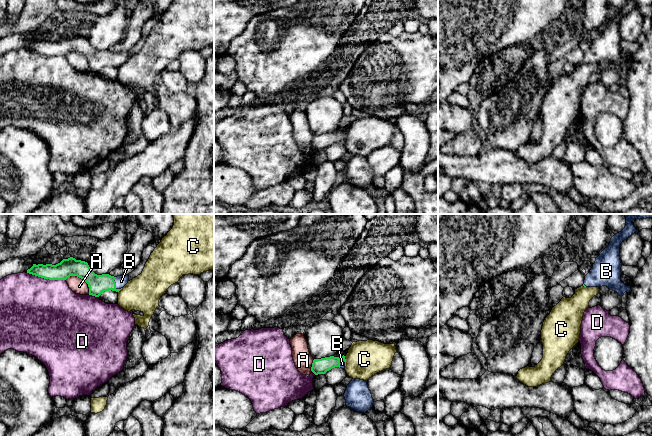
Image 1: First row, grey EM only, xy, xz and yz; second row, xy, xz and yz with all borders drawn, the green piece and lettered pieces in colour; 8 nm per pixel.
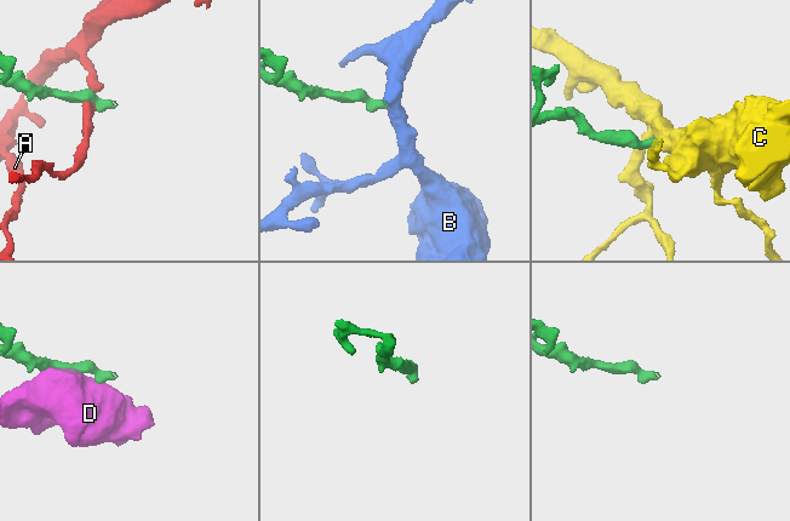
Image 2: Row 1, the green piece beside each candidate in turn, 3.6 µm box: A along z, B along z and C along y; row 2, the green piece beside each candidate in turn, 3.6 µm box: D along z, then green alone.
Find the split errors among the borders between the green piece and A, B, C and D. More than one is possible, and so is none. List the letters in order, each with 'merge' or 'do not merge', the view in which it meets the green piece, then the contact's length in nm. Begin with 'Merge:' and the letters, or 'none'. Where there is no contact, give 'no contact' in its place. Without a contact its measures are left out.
Merge: B
A: do not merge; contact in xy; length 240 nm
B: merge; contact in xy; length 110 nm
C: do not merge; contact in xz; length 90 nm
D: do not merge; contact in xy; length 320 nm

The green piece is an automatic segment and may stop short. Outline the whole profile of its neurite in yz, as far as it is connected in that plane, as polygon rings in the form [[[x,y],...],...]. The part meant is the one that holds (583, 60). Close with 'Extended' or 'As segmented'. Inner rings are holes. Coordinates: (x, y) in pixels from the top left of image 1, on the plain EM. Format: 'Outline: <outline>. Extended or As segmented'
Outline: [[[626,0],[621,8],[611,14],[609,21],[596,34],[590,48],[585,52],[584,63],[607,62],[621,73],[625,68],[629,70],[630,62],[621,57],[620,21],[637,7],[633,0]]]. Extended

